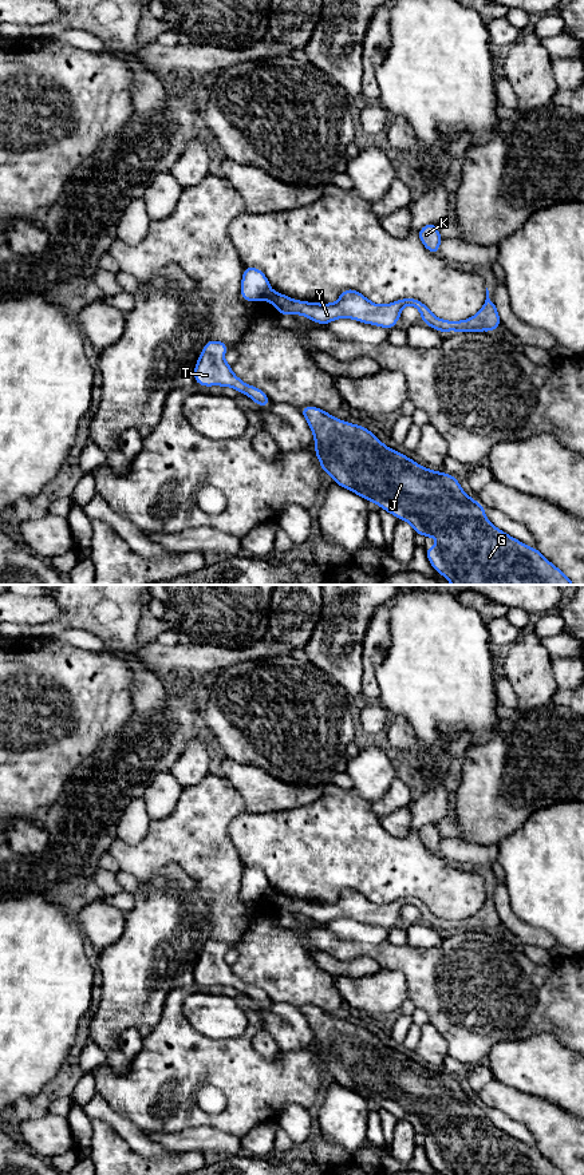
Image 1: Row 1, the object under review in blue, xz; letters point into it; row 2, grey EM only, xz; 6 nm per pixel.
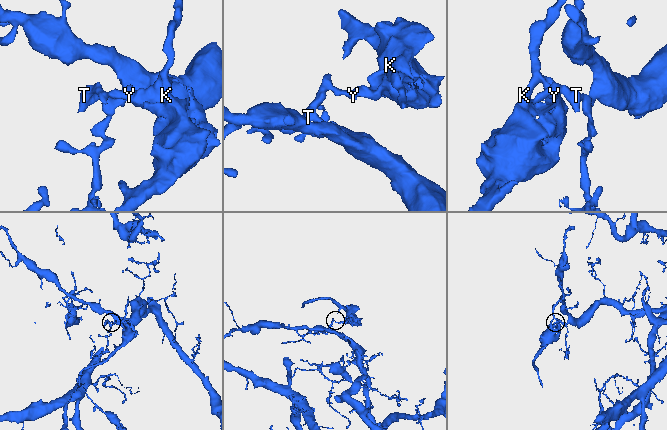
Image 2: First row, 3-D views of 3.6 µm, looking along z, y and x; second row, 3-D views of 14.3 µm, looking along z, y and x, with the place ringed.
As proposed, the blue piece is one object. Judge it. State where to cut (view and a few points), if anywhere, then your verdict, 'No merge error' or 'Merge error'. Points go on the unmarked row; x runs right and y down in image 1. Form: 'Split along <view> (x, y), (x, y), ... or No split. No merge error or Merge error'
Split along xz (271, 890), (267, 898). Merge error

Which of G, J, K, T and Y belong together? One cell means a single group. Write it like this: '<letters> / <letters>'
G J T / K Y

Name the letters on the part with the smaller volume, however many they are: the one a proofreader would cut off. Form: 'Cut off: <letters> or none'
Cut off: K, Y

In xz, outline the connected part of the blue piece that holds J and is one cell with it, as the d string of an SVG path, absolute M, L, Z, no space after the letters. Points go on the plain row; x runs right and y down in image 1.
M301 1006L300 1012L308 1021L316 1041L315 1053L323 1072L330 1073L335 1083L351 1089L366 1100L375 1101L380 1108L398 1119L407 1120L417 1134L435 1136L438 1146L426 1147L431 1166L442 1175L565 1175L552 1164L537 1148L533 1148L493 1125L485 1115L485 1107L471 1099L459 1085L458 1079L446 1072L425 1068L384 1045L366 1026L339 1020L317 1006Z

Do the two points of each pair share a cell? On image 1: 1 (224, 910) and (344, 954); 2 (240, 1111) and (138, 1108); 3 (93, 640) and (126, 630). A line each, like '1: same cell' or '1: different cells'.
1: different cells
2: same cell
3: different cells

